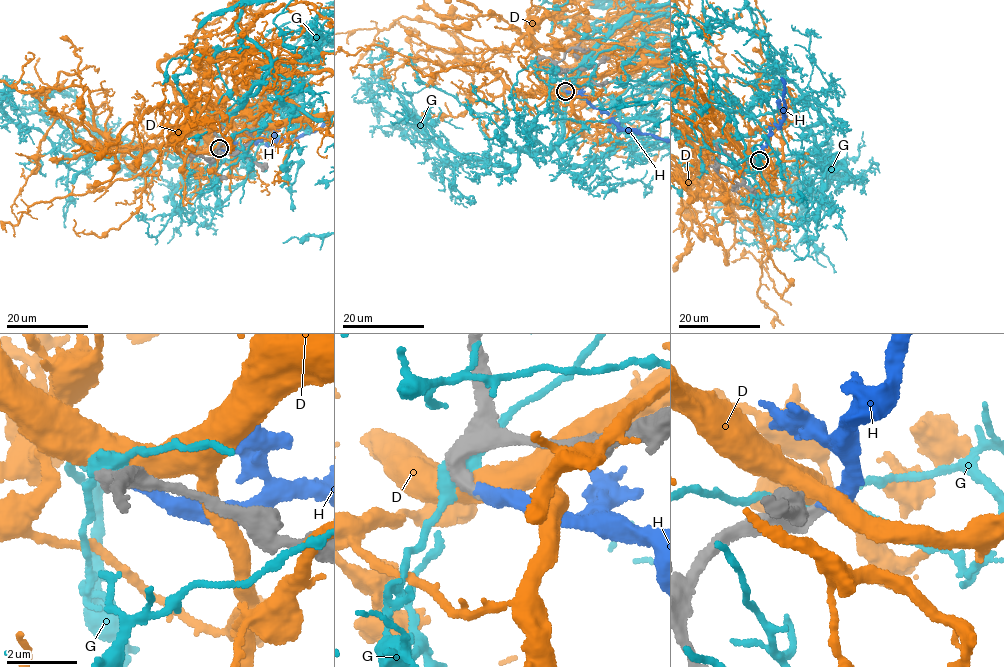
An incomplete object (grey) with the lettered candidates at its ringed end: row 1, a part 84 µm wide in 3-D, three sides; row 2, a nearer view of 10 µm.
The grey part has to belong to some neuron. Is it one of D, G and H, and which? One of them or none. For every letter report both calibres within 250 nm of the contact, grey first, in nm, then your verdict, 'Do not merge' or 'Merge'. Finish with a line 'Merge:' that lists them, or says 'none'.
D: Thickness 460 nm (grey) against 550 nm. Do not merge
G: Thickness 600 nm (grey) against 480 nm. Do not merge
H: Thickness 360 nm (grey) against 360 nm. Merge
Merge: H

